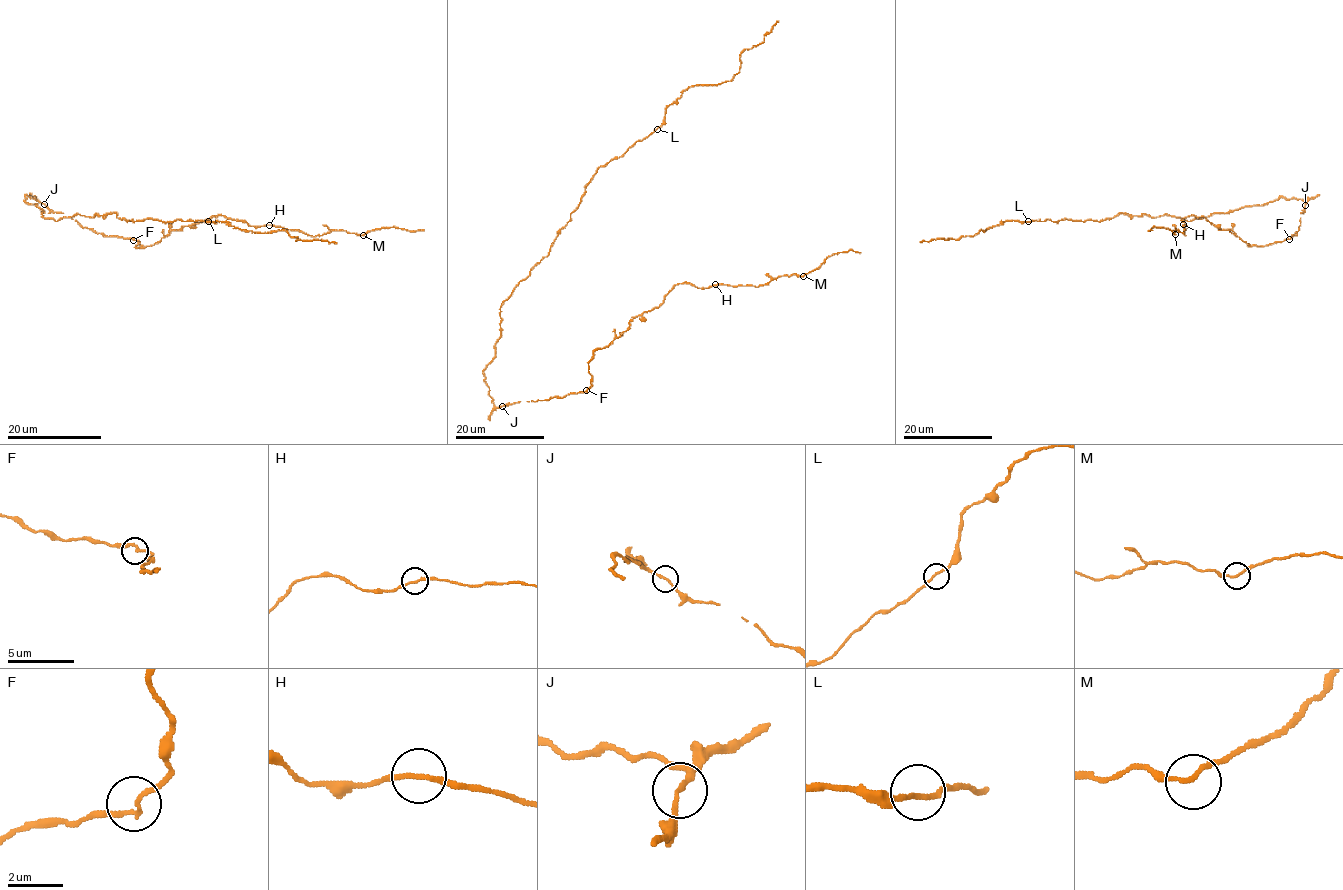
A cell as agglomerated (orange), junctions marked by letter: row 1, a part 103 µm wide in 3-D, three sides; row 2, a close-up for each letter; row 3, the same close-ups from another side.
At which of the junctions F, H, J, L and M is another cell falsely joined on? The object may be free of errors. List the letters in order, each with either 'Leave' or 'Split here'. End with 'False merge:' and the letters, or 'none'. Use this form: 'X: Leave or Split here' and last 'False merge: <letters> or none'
F: Leave
H: Leave
J: Leave
L: Leave
M: Leave
False merge: none

